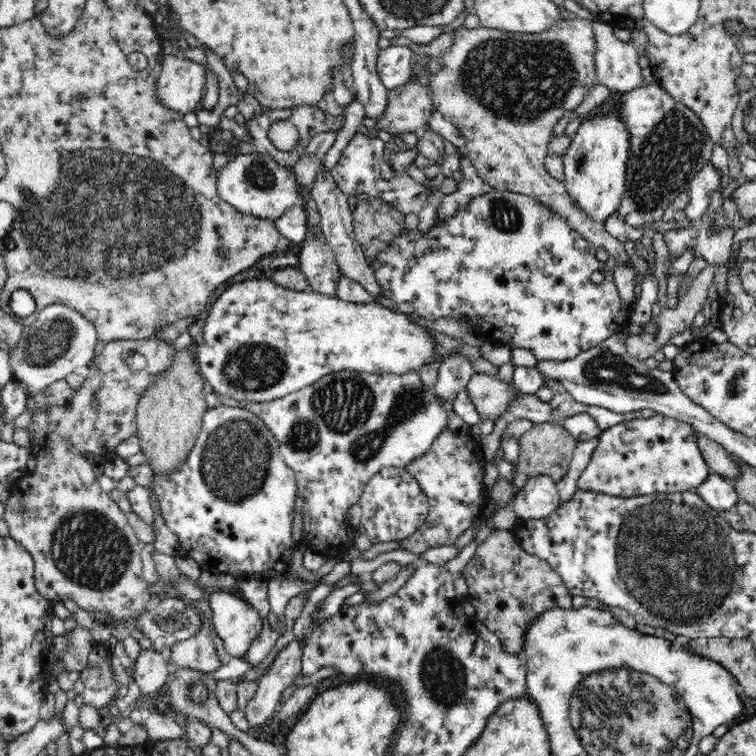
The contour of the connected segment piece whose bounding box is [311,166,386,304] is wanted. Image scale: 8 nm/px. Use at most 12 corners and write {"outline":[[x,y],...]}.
{"outline":[[321,166],[311,188],[340,274],[386,296],[354,236],[347,195]]}

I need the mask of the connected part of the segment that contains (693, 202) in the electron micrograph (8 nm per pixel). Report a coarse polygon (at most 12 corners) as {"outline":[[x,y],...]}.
{"outline":[[708,161],[690,181],[688,204],[682,208],[698,225],[720,174]]}

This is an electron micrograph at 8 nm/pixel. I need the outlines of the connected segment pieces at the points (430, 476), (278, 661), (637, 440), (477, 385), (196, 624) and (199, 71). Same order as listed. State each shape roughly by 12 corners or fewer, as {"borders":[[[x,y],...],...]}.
{"borders":[[[446,428],[407,466],[428,497],[401,541],[422,554],[453,544],[489,493],[478,440]],[[295,638],[260,677],[244,708],[250,733],[274,718],[282,692],[300,675]],[[664,415],[601,431],[579,493],[694,491],[695,428]],[[476,372],[466,391],[482,422],[523,395],[496,373]],[[163,598],[136,618],[162,652],[200,630],[193,606]],[[165,56],[159,101],[186,114],[200,107],[204,67]]]}

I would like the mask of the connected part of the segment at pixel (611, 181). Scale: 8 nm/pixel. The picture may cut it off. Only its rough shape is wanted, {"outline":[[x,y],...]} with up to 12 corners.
{"outline":[[590,110],[561,156],[569,196],[601,223],[627,186],[630,131]]}

